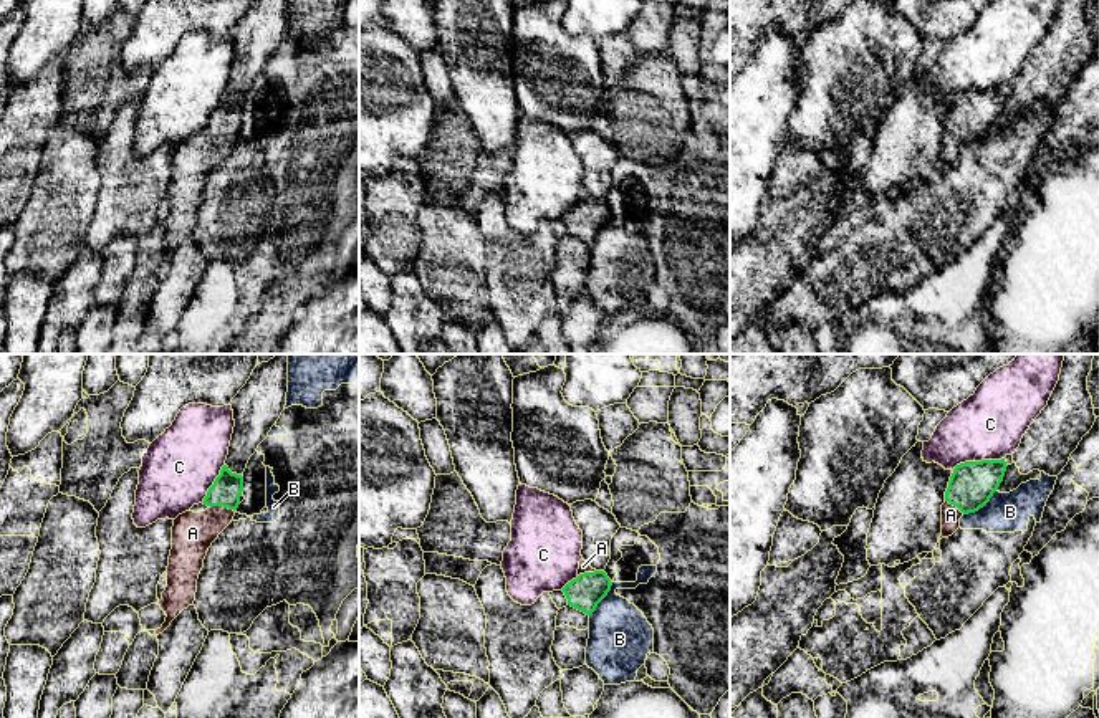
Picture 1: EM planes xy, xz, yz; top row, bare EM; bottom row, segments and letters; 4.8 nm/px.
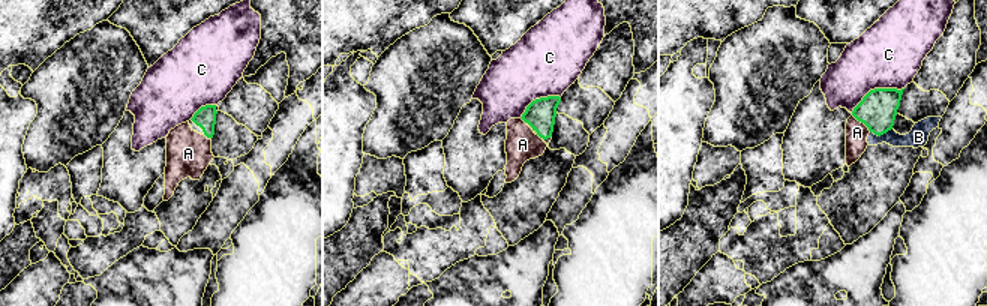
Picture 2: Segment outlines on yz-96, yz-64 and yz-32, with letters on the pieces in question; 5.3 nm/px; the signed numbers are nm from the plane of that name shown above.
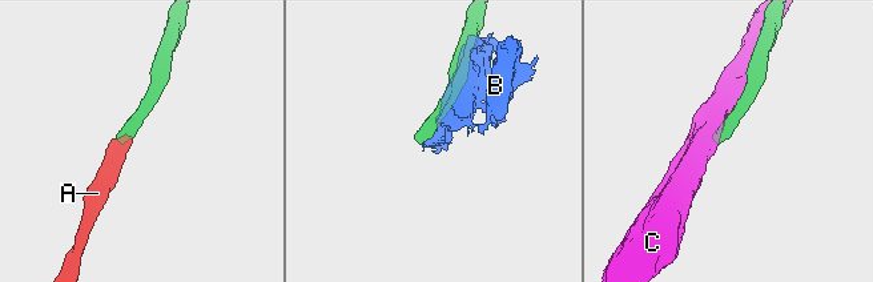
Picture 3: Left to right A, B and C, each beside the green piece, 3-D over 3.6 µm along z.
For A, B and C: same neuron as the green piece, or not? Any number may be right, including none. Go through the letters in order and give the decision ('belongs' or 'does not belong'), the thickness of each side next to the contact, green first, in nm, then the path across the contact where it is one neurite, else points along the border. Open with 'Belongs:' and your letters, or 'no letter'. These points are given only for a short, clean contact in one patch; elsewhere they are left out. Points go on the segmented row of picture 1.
Belongs: A
A: belongs | 150/200 nm | across xy (227, 488), (222, 505), (192, 533)
B: does not belong | 220/190 nm
C: does not belong | 220/340 nm

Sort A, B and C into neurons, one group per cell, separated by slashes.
A / B / C

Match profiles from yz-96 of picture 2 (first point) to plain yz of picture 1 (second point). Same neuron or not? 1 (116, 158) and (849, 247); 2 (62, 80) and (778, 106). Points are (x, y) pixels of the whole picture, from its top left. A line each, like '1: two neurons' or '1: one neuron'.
1: two neurons
2: two neurons

